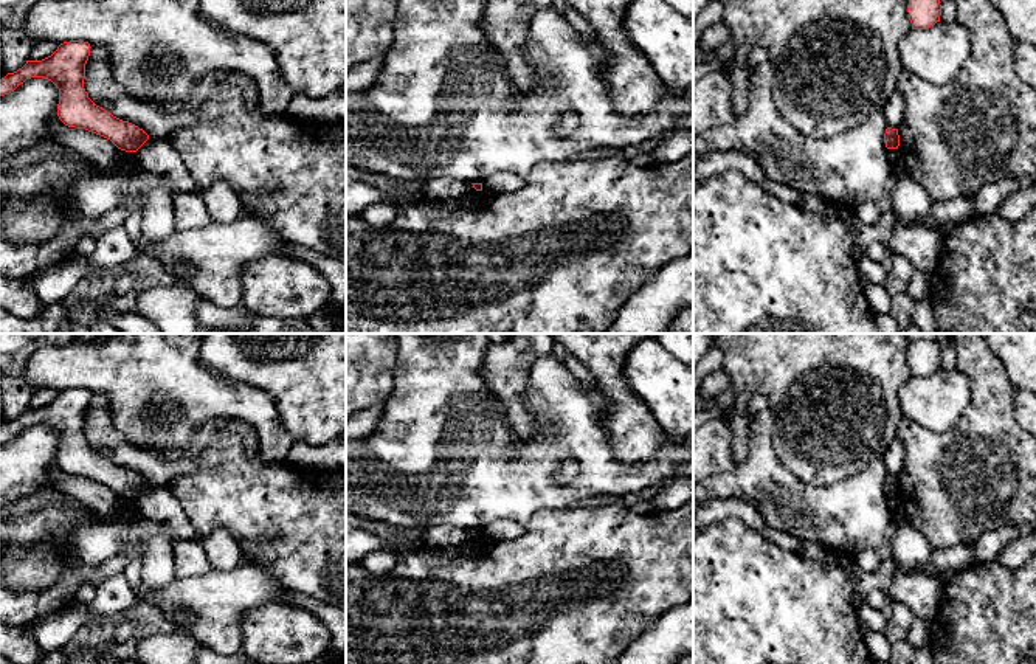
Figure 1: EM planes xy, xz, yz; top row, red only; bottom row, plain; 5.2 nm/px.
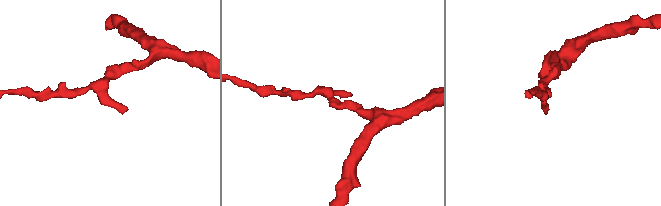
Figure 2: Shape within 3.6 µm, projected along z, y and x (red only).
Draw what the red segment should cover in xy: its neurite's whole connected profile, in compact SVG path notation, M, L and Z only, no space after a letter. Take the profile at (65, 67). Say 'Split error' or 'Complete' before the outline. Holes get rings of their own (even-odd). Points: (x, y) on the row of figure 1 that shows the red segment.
Complete. M70 40L42 61L26 61L22 68L0 79L0 96L9 95L26 79L48 79L59 88L57 116L65 126L85 129L110 140L121 150L136 152L149 135L96 105L84 88L90 48L88 42Z

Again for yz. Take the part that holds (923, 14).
Complete. M909 0L907 6L912 29L927 29L940 22L940 0Z

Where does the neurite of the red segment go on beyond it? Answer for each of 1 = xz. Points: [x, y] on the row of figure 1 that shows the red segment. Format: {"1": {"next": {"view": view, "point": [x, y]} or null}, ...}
{"1": {"next": null}}

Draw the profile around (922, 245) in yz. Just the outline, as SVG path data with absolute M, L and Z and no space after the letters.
M901 227L887 240L889 253L904 256L924 273L932 273L940 259L943 234L929 227Z

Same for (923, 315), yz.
M929 298L915 301L912 320L923 330L923 334L937 334L938 330L934 307Z

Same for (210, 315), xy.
M203 299L197 309L199 324L209 330L234 330L250 334L281 334L285 327L296 327L307 320L259 316L247 310L242 304L237 307L219 307Z

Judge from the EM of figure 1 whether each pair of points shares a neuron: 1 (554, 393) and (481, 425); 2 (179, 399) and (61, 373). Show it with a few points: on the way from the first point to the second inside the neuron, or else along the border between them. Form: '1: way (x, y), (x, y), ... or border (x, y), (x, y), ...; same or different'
1: way (585, 446), (585, 475), (571, 489), (506, 478); same
2: way (149, 377), (145, 373), (90, 373); same

